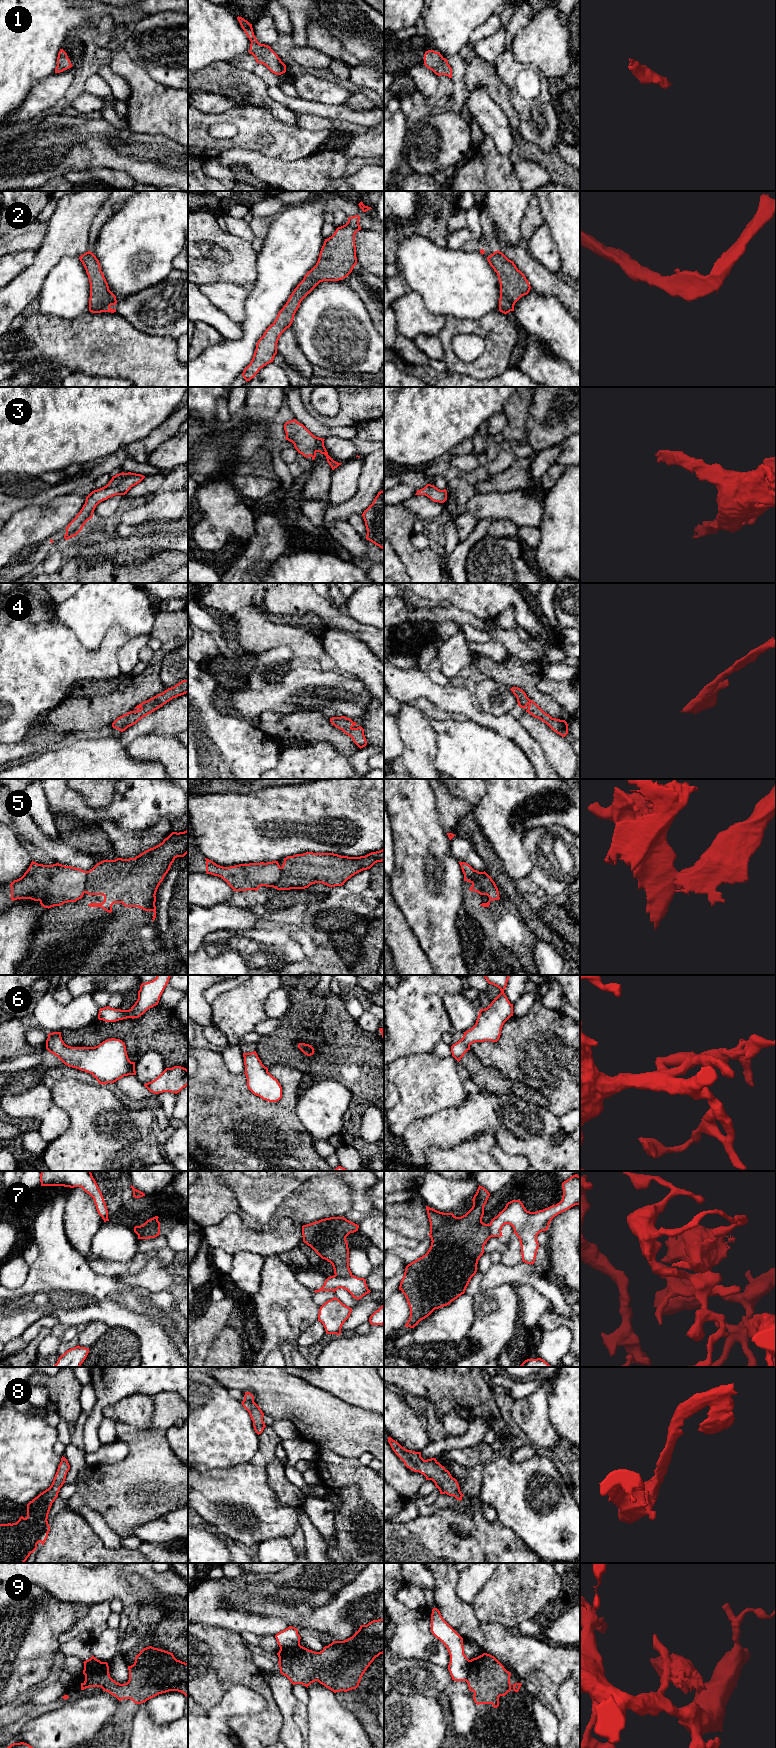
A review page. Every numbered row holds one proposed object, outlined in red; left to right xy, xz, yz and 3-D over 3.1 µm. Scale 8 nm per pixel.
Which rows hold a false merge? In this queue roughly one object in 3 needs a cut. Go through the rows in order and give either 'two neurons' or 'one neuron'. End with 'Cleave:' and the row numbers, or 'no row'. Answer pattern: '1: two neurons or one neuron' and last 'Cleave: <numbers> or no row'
1: one neuron
2: one neuron
3: one neuron
4: one neuron
5: two neurons
6: one neuron
7: two neurons
8: one neuron
9: two neurons
Cleave: 5, 7, 9

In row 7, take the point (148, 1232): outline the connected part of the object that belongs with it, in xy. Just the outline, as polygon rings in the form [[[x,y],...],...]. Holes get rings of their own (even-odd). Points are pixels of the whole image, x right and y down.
[[[150,1220],[148,1223],[144,1225],[144,1231],[138,1233],[138,1239],[149,1239],[149,1238],[155,1238],[155,1234],[153,1232],[153,1227],[155,1225],[154,1220]]]

